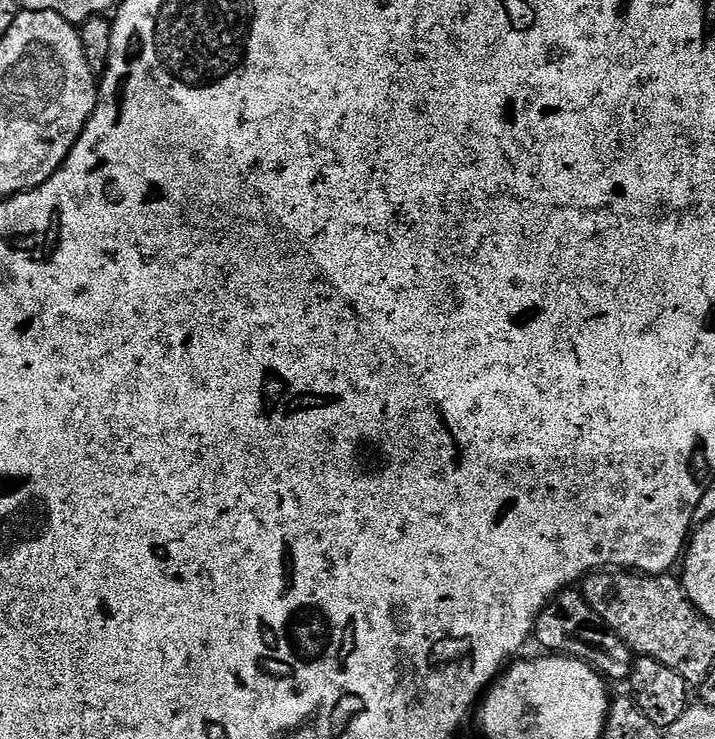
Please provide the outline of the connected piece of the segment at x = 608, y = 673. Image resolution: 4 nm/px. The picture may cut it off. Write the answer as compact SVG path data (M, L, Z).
M565 590L559 592L551 602L544 607L542 614L538 614L536 627L534 629L534 640L541 644L543 651L557 656L573 656L576 660L586 662L595 672L600 673L605 681L612 680L627 681L632 673L632 662L634 653L631 648L618 638L594 614L594 610L586 602L583 591Z

